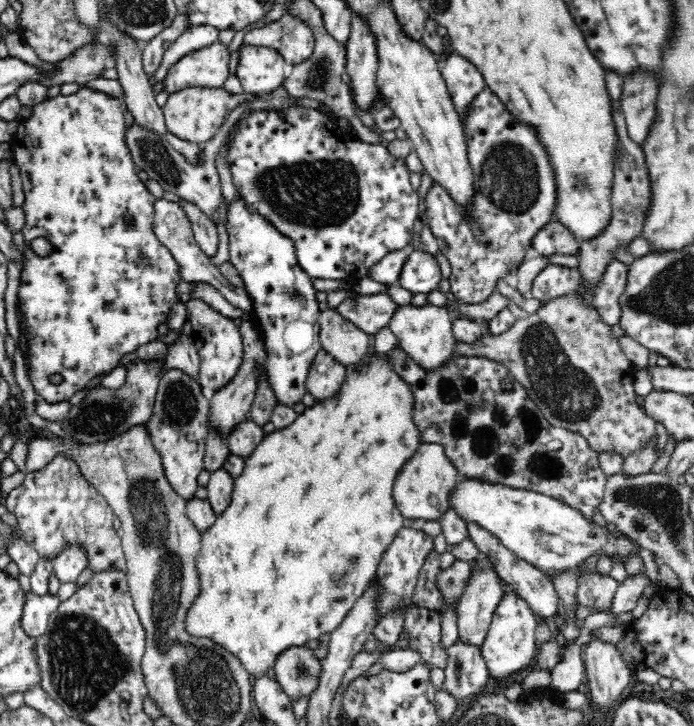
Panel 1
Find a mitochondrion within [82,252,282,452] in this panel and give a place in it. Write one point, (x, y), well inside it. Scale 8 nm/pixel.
(180, 402)

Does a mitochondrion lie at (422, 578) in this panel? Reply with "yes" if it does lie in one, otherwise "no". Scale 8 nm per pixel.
no

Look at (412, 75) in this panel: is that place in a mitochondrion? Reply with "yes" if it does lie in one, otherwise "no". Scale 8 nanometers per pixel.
no

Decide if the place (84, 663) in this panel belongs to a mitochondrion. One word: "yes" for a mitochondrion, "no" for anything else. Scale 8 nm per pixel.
yes

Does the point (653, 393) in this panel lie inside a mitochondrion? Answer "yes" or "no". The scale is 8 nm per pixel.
no

